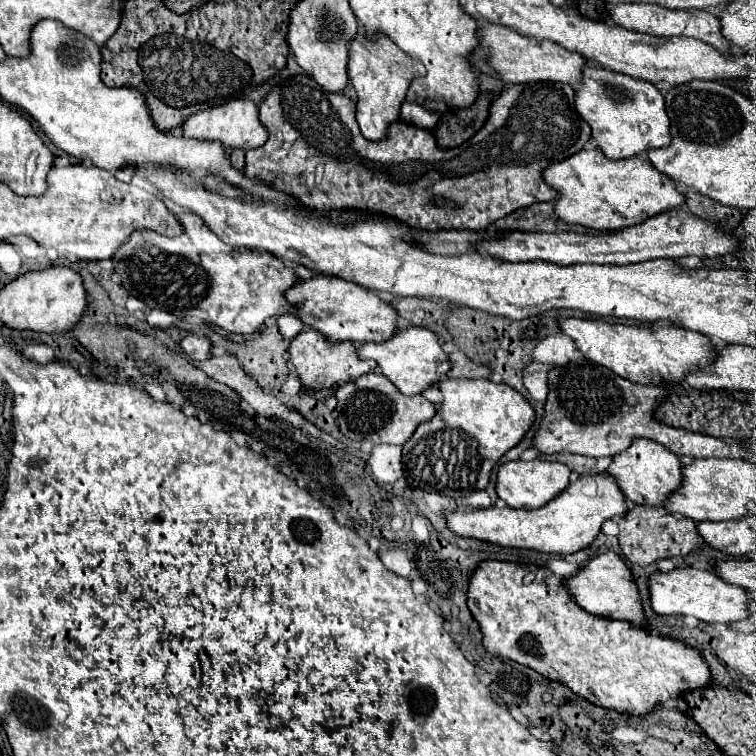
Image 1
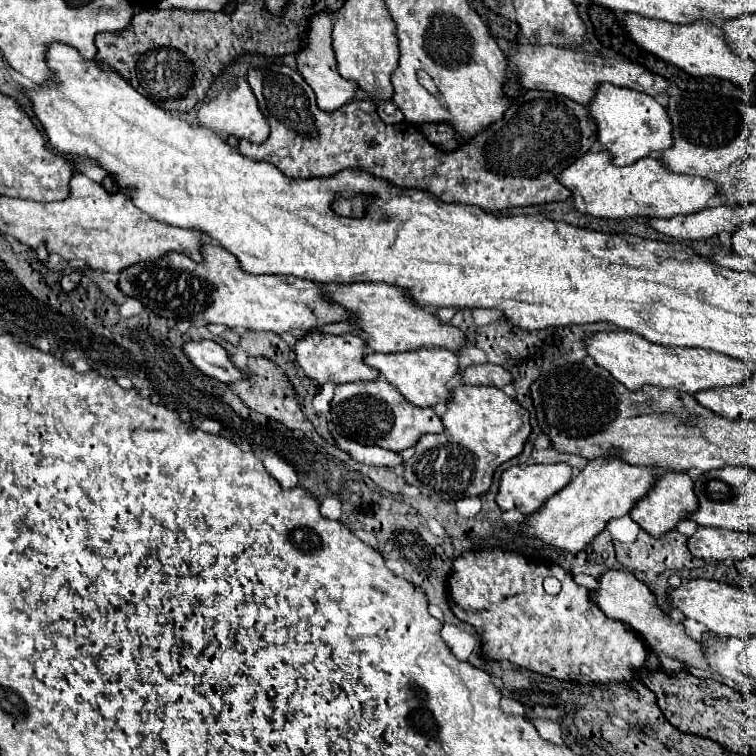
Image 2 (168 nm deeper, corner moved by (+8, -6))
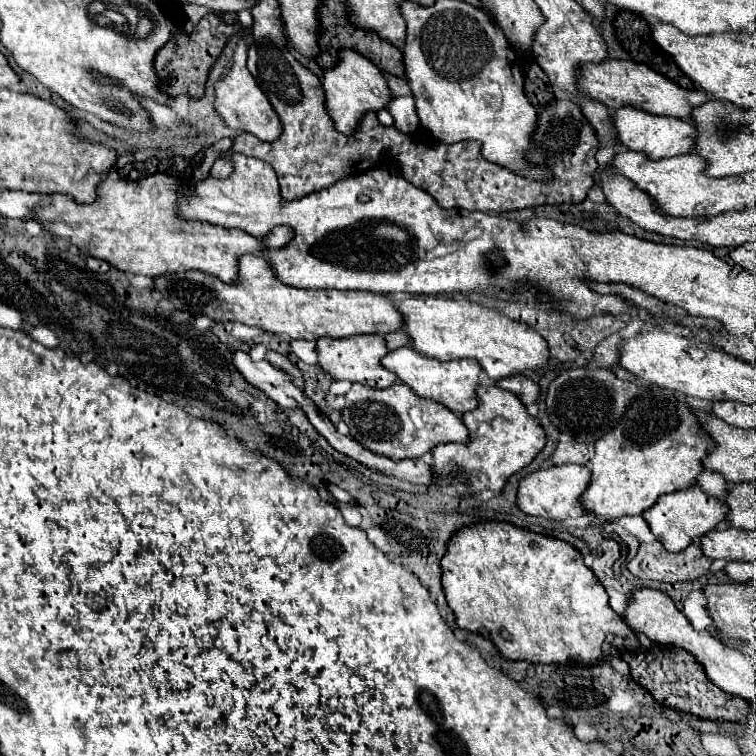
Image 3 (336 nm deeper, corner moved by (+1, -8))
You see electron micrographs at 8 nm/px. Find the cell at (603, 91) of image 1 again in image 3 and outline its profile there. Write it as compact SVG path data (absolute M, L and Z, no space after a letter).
M619 107L611 113L613 127L617 131L617 141L631 151L643 153L647 159L663 159L663 157L675 157L683 153L693 151L693 139L695 139L695 127L691 121L679 119L679 117L665 117L665 115L651 115L643 109L635 107Z

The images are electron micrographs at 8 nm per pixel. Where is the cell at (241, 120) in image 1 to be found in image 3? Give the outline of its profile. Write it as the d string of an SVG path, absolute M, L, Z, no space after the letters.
M239 41L237 49L235 49L231 71L221 81L215 83L215 91L217 91L215 111L223 117L223 121L227 123L227 127L253 133L261 141L275 141L281 135L283 129L281 129L281 121L279 121L277 113L273 111L269 99L259 89L259 85L255 83L253 75L247 69L247 47L245 47L243 41Z

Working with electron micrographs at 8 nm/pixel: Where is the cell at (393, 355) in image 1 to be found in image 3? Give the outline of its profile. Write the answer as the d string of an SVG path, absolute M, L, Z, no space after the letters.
M399 347L395 351L389 351L381 359L381 365L385 369L393 371L399 377L399 381L409 385L419 397L433 399L441 405L447 405L447 409L453 413L465 413L465 411L471 411L477 407L475 387L477 387L477 379L481 373L481 365L477 361L457 359L457 361L441 363L441 361L429 359L429 357L413 351L411 347Z

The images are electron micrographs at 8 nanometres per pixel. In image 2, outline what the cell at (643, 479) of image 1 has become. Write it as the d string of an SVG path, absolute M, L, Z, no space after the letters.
M666 471L658 475L658 481L654 485L654 489L634 505L634 509L630 511L630 517L652 537L664 537L668 531L676 529L676 525L680 521L684 521L692 511L698 509L698 499L694 493L694 481L686 475L686 473L674 473L674 471Z

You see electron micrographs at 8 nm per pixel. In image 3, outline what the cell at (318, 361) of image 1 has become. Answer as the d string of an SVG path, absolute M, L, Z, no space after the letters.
M355 335L355 337L341 337L341 339L321 337L317 341L317 357L323 373L329 373L335 381L347 379L347 381L377 387L377 389L391 387L397 379L395 373L387 371L379 363L379 359L385 357L385 353L387 353L387 347L381 335Z

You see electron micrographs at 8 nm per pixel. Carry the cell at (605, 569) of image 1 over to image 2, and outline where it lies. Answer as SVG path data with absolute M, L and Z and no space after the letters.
M606 571L600 579L600 587L596 591L596 595L592 595L592 599L596 601L596 605L602 609L602 613L610 619L616 619L616 621L624 621L626 625L630 625L630 629L640 635L642 641L646 641L646 645L654 651L664 651L666 655L674 657L676 661L684 663L686 667L694 667L696 671L702 671L702 673L708 673L714 681L718 683L724 683L732 689L738 689L742 693L750 693L750 677L740 673L736 675L734 679L730 677L724 677L722 673L718 673L714 667L710 667L704 651L702 651L702 645L694 639L690 639L684 631L684 625L680 621L674 621L668 613L664 613L658 603L656 603L656 597L654 593L642 583L636 579L634 573L628 573L628 571Z

